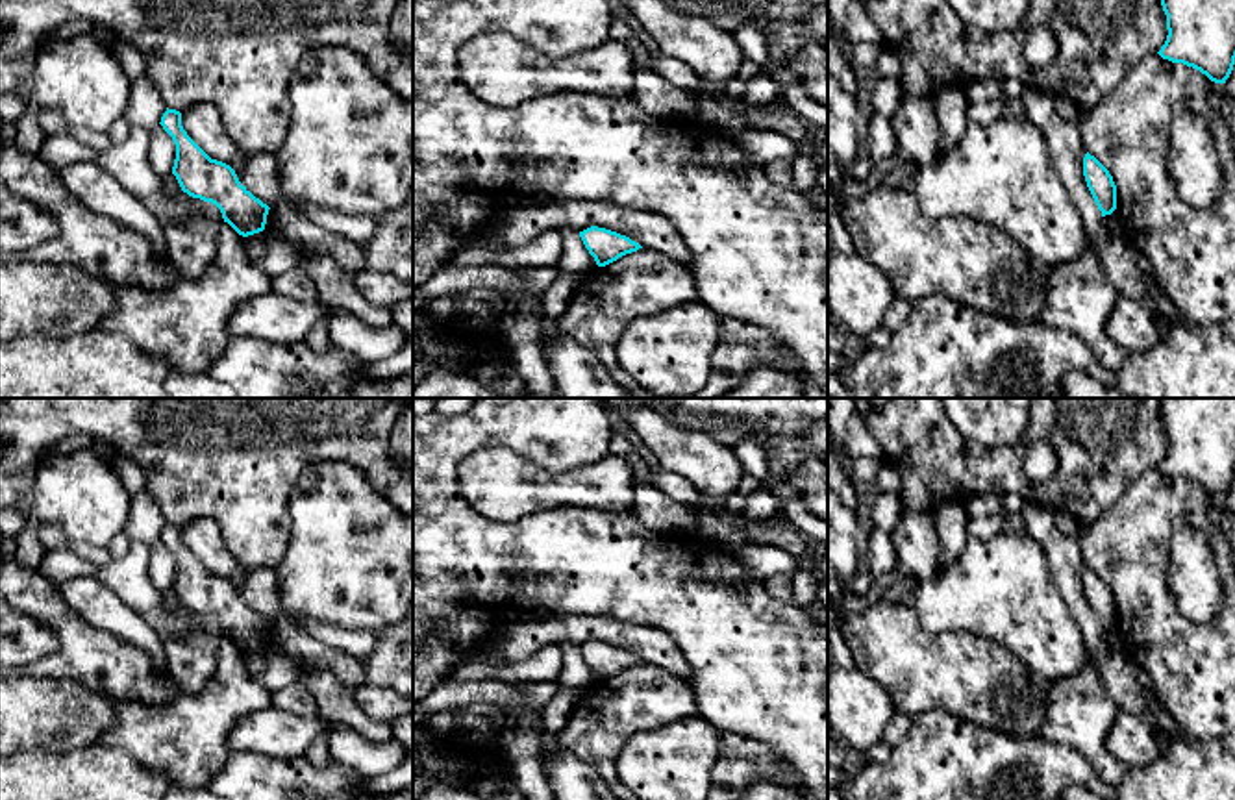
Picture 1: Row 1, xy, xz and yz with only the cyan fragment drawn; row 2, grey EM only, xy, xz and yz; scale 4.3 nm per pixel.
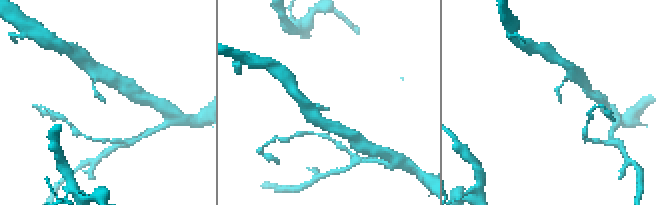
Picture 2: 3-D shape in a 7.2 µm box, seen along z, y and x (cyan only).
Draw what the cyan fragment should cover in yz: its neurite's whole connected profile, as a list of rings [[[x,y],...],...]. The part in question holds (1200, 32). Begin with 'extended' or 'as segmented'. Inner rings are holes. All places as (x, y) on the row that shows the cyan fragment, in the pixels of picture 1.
as segmented; [[[1161,0],[1161,6],[1168,35],[1157,54],[1226,83],[1235,65],[1235,0]]]

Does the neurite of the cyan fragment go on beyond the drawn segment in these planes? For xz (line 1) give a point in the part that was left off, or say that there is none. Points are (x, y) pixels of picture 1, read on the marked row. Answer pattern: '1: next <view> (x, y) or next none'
1: next none

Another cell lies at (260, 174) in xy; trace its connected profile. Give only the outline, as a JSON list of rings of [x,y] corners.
[[[246,154],[243,167],[237,169],[235,174],[241,185],[268,207],[296,207],[317,226],[357,244],[365,244],[376,231],[376,217],[354,215],[318,204],[291,202],[281,191],[278,163],[270,154]]]

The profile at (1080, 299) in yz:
[[[1092,248],[1070,263],[1046,270],[1042,322],[1078,335],[1109,370],[1118,370],[1128,354],[1107,333],[1118,291],[1107,280]]]

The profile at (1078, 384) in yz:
[[[1081,370],[1063,378],[1063,398],[1133,398]]]

